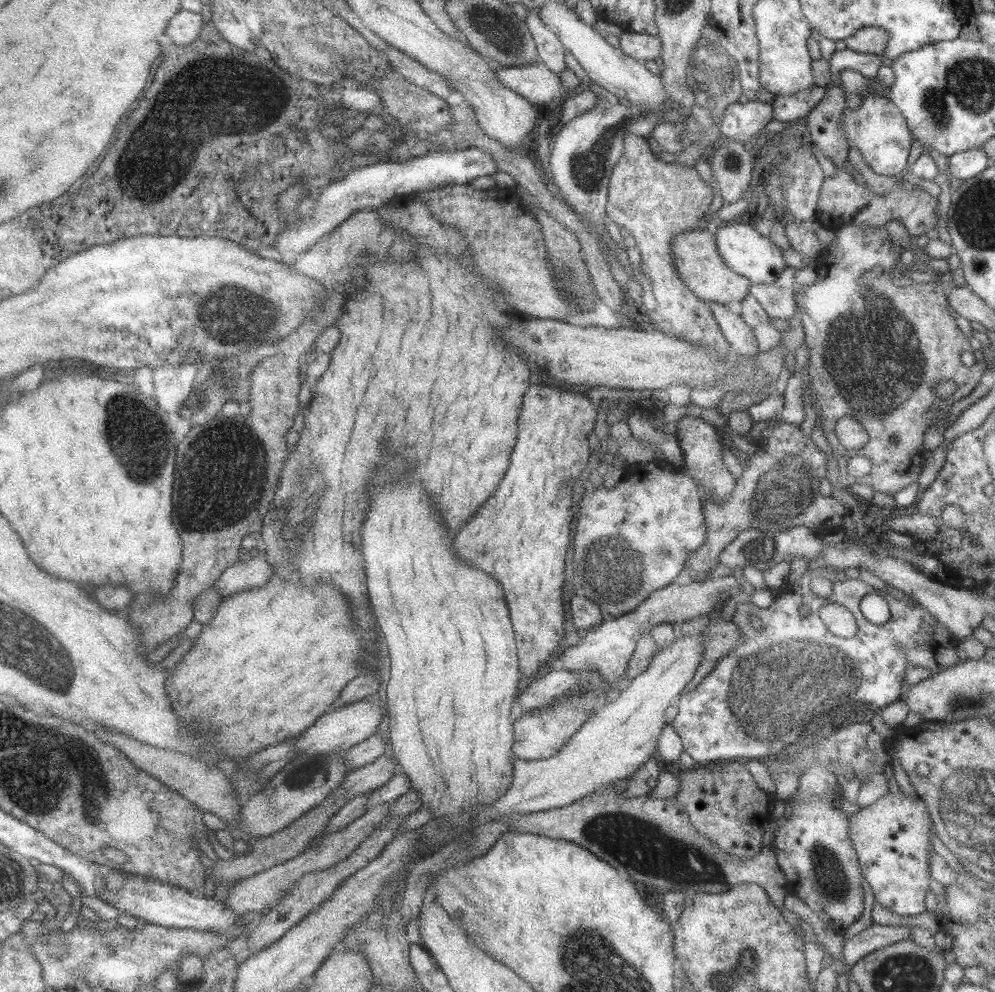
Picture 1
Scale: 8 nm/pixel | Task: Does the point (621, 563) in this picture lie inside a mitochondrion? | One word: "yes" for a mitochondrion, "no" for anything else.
yes

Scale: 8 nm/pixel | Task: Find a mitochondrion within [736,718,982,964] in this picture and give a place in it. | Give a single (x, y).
(834, 887)

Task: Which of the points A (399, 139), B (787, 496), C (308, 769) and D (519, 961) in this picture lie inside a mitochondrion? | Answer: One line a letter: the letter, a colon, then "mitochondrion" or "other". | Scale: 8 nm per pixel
A: other
B: mitochondrion
C: other
D: other

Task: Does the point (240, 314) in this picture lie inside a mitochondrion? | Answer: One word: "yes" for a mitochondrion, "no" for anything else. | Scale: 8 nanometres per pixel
yes

